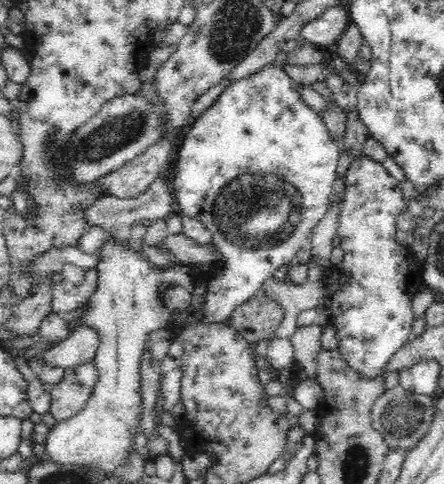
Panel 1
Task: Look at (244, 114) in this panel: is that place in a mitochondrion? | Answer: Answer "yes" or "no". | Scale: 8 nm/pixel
no

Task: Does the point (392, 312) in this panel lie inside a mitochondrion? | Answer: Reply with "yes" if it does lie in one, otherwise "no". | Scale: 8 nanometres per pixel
no

